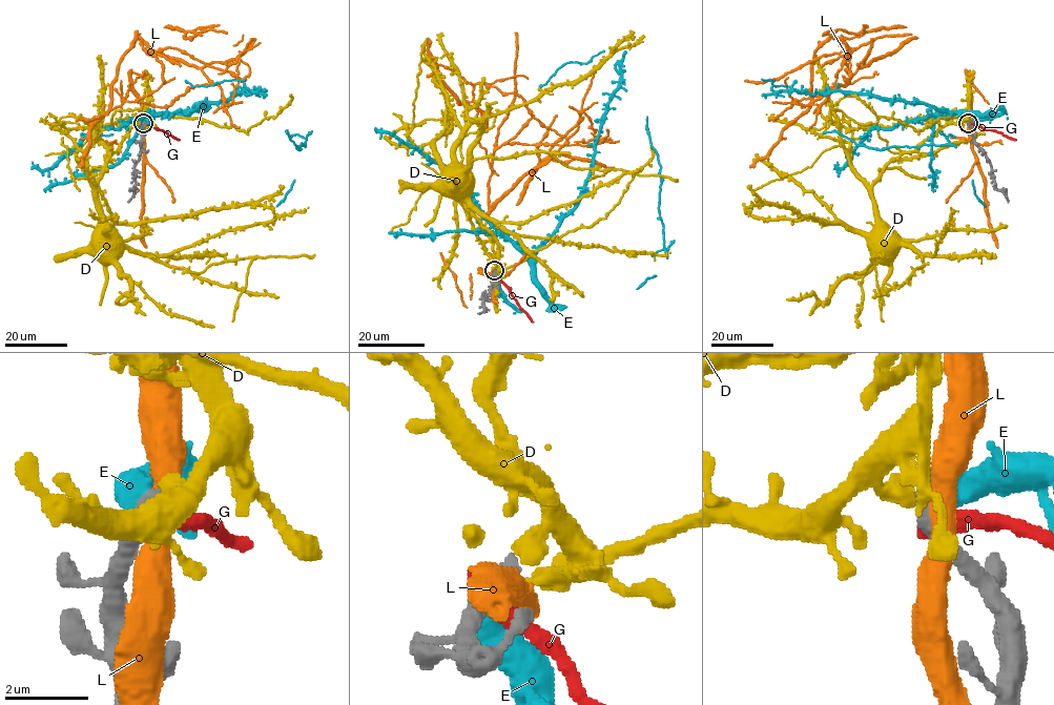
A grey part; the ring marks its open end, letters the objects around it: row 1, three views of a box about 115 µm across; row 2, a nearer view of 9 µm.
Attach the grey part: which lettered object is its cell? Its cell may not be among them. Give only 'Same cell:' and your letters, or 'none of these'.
Same cell: none of these

